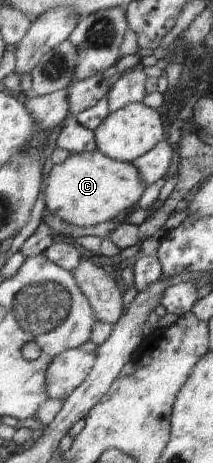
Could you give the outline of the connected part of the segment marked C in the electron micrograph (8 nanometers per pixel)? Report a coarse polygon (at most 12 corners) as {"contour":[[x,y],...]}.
{"contour":[[96,149],[52,166],[45,209],[90,227],[134,211],[133,163]]}

